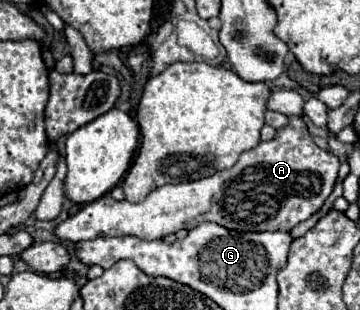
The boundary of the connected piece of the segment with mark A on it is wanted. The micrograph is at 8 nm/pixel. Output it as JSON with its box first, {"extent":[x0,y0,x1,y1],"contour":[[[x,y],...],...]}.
{"extent":[56,115,340,243],"contour":[[[292,115],[288,117],[288,125],[278,129],[272,141],[262,141],[254,149],[244,151],[234,167],[198,181],[162,185],[142,203],[114,201],[110,195],[104,195],[60,223],[56,235],[72,243],[100,235],[132,235],[154,241],[180,229],[194,229],[204,221],[214,221],[236,231],[290,231],[322,207],[336,185],[338,169],[340,159],[312,141],[302,115]]]}

